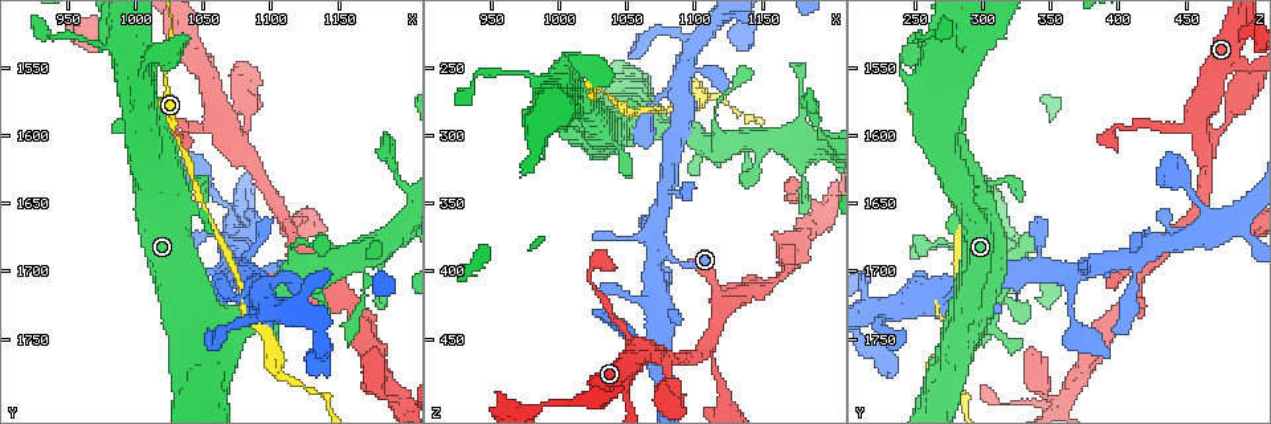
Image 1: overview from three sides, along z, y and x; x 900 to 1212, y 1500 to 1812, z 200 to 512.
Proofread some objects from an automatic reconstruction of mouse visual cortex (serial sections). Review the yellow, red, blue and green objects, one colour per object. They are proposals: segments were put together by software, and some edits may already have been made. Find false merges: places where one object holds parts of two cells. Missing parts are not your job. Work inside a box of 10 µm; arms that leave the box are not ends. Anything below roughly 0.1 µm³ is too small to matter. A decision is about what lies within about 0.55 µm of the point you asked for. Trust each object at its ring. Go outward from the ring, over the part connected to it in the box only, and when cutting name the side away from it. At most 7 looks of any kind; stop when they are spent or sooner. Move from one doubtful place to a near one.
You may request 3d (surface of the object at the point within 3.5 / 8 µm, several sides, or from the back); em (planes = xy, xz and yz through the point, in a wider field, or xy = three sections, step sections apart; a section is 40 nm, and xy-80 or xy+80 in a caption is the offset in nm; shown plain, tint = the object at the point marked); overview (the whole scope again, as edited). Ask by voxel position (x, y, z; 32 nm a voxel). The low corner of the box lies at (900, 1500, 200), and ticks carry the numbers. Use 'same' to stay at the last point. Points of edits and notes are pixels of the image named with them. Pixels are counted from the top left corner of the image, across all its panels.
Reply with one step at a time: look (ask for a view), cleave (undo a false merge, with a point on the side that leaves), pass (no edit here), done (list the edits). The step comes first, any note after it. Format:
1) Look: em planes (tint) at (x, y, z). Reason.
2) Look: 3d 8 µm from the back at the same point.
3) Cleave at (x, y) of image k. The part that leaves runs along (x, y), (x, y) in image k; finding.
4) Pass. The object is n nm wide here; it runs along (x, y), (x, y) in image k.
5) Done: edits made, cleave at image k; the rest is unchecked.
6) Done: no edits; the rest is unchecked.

Look: 3d 3.5 µm from the back at (1062, 1728, 364). A narrow waist.

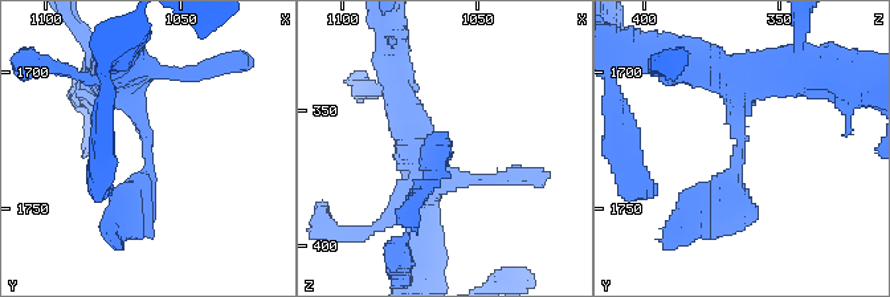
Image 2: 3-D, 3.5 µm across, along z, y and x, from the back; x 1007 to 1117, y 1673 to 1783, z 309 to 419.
Look: em xy step 2 (tint) at (1063, 1729, 364).

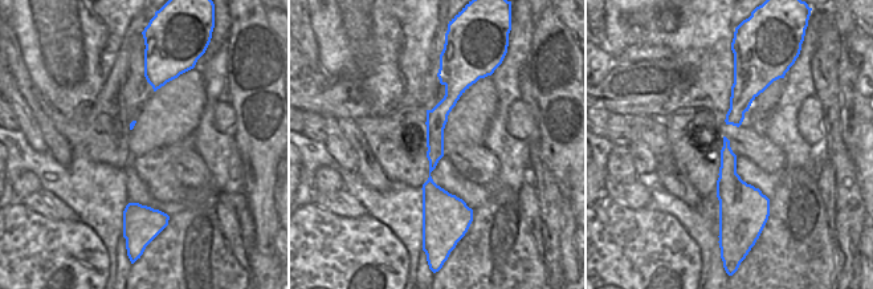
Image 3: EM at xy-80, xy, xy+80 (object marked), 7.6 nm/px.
Look: em xy step 1 (tint) at the same point.

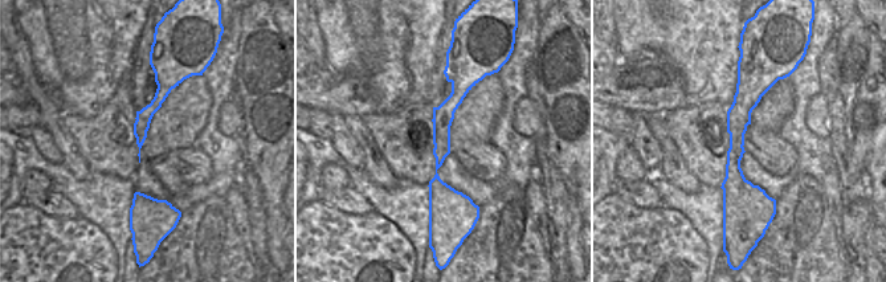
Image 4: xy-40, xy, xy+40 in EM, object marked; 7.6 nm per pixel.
Pass. It runs along (454, 74), (433, 212) in image 4; all the same cell.

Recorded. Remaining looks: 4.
Look: em xy step 5 (tint) at (1110, 1662, 456). Side arm on a straight run.

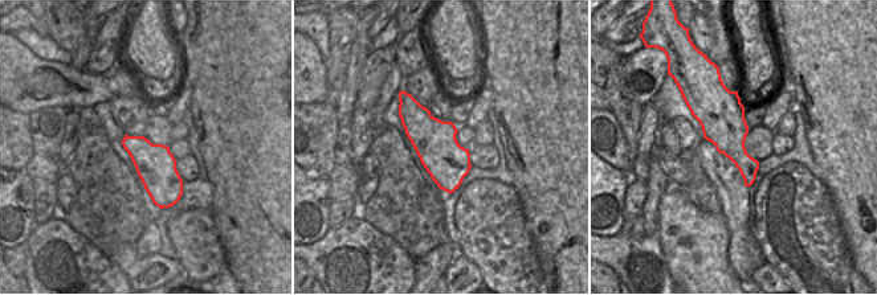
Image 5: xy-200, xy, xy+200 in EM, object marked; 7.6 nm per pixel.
Look: 3d 3.5 µm at the same point. Wider look.

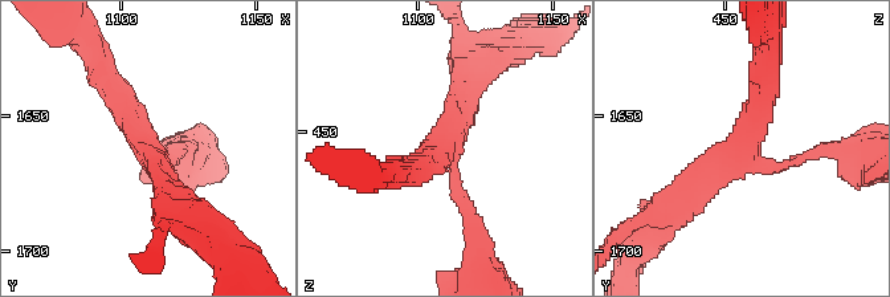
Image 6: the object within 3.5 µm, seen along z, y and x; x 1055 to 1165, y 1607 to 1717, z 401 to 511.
Pass. All the same cell.

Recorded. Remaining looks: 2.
Look: 3d 3.5 µm from the back at (1194, 1794, 362). Arms run side by side.

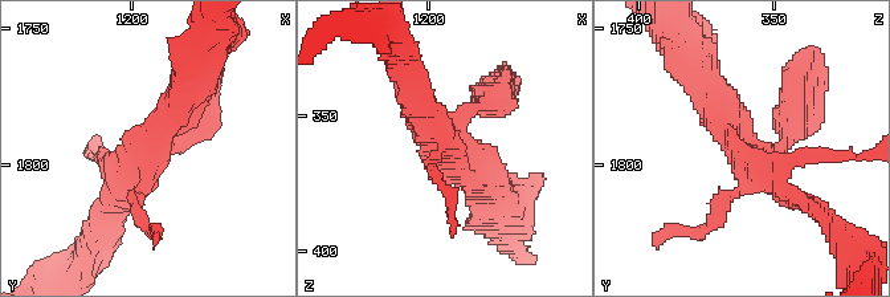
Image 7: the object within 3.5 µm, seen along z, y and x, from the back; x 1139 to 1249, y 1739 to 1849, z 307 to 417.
Look: em xy step 2 (tint) at (1193, 1793, 365). Shape alone is not enough.

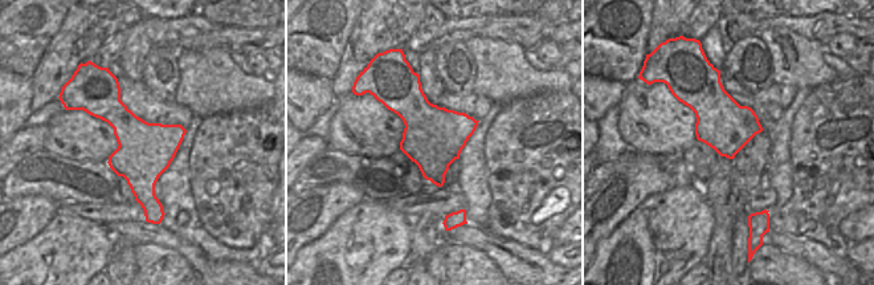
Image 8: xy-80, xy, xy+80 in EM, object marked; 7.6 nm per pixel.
Pass. It runs along (701, 77), (742, 154), (786, 134) in image 7; one cell here.

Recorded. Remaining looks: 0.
Done: no edits; the rest is unchecked.

